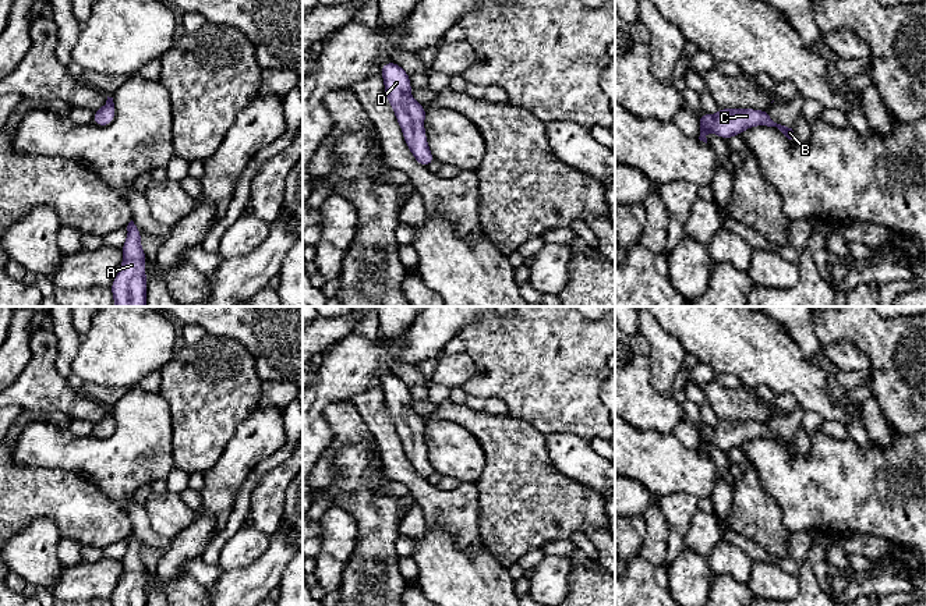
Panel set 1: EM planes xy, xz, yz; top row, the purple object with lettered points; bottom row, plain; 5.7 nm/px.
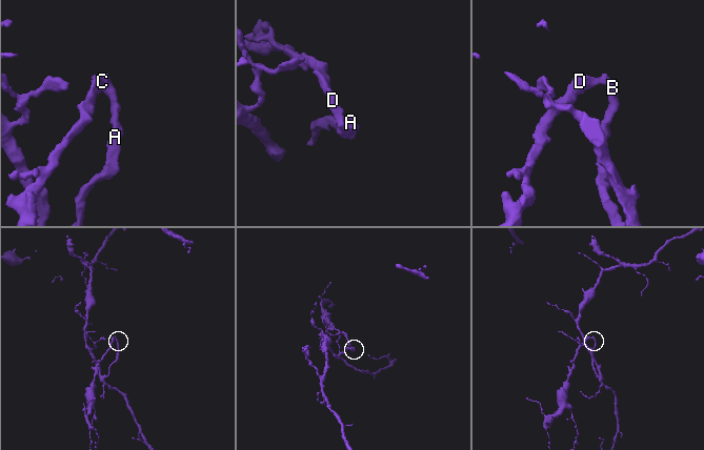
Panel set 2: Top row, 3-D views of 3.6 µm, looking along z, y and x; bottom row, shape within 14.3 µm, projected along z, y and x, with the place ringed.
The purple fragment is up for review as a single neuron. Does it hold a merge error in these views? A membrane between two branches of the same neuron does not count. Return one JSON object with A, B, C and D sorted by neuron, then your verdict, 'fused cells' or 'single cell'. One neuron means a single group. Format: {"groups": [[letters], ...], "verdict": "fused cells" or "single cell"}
{"groups": [["A", "B", "C", "D"]], "verdict": "single cell"}

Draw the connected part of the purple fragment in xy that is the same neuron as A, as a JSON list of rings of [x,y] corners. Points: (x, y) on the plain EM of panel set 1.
[[[131,532],[127,538],[127,552],[121,559],[124,571],[110,598],[113,606],[146,606],[145,564],[141,559],[141,542]]]

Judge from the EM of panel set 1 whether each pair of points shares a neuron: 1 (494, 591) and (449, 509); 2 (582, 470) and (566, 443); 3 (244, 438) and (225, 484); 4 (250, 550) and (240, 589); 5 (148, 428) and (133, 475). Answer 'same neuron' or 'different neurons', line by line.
1: different neurons
2: same neuron
3: same neuron
4: different neurons
5: same neuron

